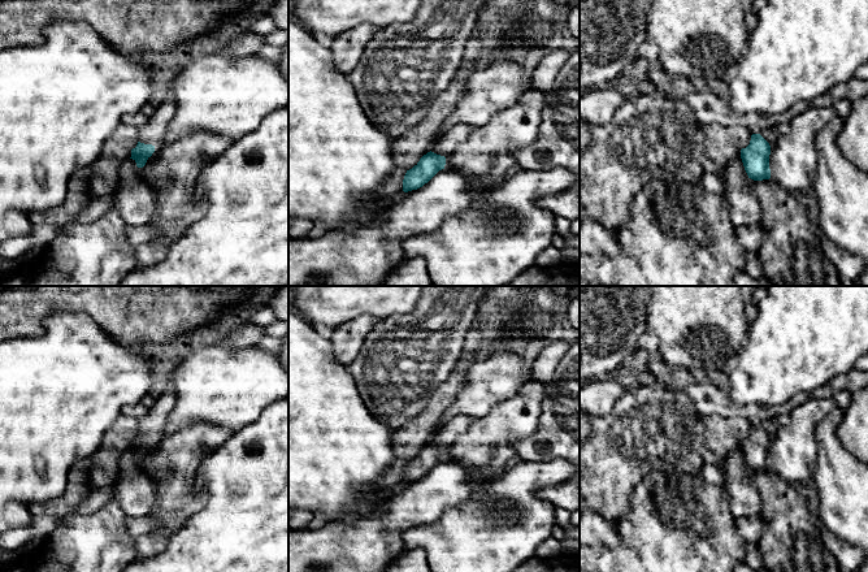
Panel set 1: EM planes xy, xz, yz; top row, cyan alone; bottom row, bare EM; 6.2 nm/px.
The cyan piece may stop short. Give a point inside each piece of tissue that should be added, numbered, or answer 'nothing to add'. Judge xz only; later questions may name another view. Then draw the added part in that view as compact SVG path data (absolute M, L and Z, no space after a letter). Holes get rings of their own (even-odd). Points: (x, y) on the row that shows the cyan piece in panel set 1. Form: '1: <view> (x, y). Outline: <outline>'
1: xz (447, 144). Outline: M455 125L447 134L434 143L431 152L444 157L452 155L457 147L470 136L472 131L473 127L469 125Z

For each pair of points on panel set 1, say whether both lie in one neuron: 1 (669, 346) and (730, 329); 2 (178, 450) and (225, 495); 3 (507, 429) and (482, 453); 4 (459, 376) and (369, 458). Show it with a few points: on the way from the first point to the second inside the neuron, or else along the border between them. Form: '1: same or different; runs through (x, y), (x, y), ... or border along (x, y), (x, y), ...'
1: same; runs through (685, 330), (689, 323), (715, 323)
2: different; border along (218, 447), (199, 469), (195, 489), (205, 499)
3: same; runs through (500, 430), (486, 446)
4: different; border along (394, 432), (391, 446)

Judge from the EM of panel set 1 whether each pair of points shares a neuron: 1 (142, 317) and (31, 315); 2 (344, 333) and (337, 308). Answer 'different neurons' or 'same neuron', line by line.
1: same neuron
2: different neurons

